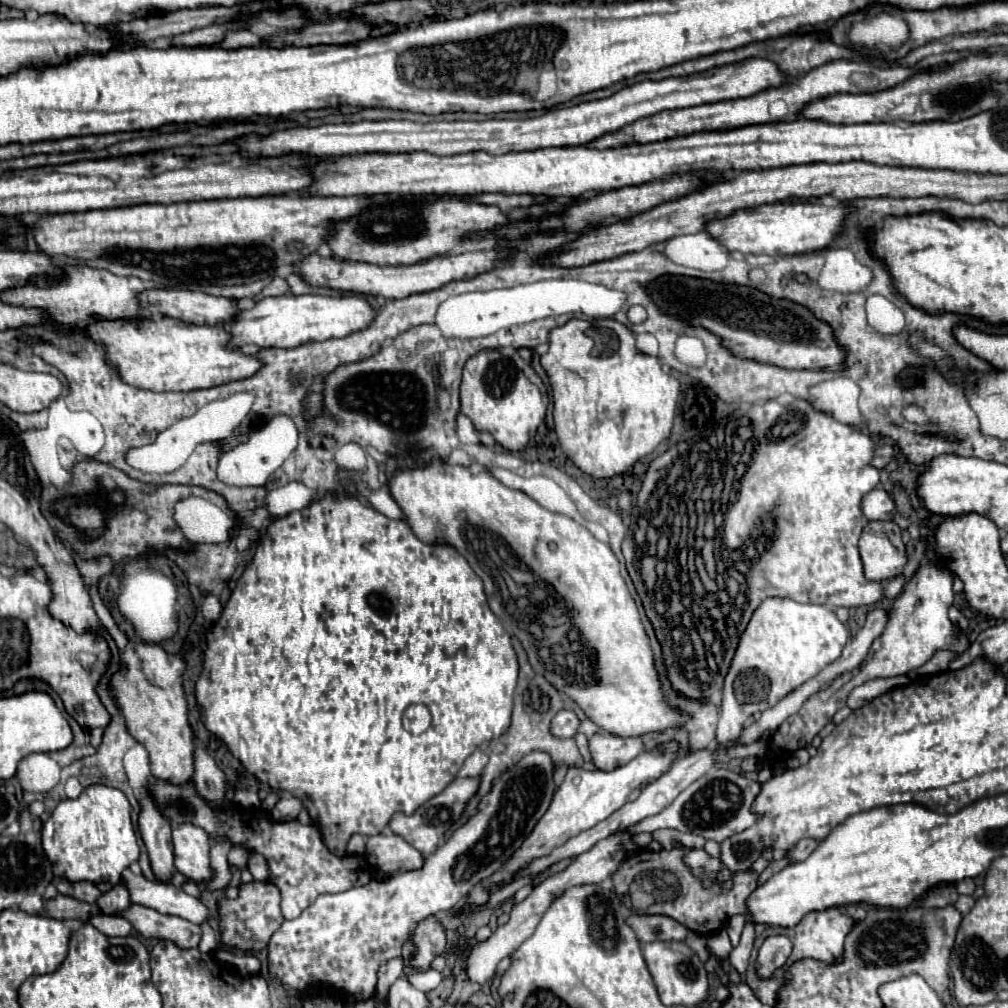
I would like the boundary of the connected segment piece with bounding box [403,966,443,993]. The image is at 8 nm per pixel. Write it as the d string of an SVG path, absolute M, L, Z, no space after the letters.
M406 966L403 969L403 976L417 989L427 993L434 990L443 979L442 974L436 970L431 969L426 973L417 973Z

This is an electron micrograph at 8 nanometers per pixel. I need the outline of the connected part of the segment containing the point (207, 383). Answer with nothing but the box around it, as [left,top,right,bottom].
[89,318,263,392]

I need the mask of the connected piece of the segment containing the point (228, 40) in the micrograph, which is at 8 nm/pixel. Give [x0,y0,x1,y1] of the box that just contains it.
[217,29,263,49]

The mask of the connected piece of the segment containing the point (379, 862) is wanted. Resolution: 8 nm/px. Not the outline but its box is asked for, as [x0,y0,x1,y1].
[365,832,423,874]

